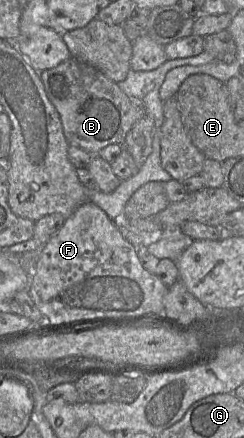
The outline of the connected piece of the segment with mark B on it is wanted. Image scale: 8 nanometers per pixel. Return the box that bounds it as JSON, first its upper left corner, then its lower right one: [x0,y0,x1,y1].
[40,57,145,155]

